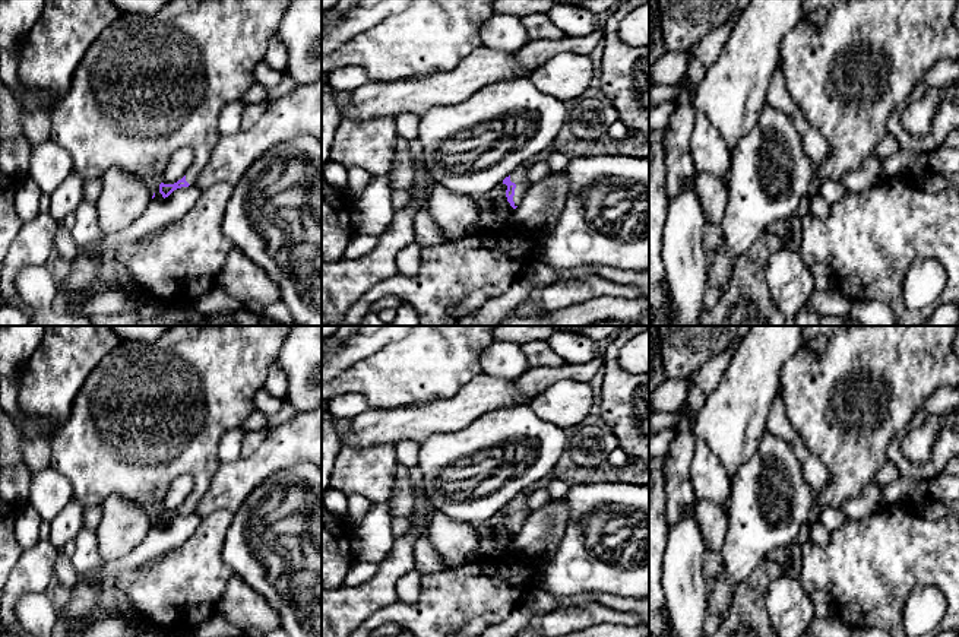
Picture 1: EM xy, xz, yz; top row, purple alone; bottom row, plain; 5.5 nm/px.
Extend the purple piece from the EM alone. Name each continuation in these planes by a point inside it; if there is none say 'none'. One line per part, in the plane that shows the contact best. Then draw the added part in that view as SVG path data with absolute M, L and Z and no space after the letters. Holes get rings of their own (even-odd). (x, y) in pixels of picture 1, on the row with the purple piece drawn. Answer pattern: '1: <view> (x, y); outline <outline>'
1: xz (519, 176); outline M525 165L519 167L513 174L510 174L510 181L516 184L513 202L519 206L525 197L528 188L532 186L526 178L528 168Z

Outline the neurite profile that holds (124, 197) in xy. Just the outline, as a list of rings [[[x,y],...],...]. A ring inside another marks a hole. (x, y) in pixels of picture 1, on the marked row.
[[[111,167],[101,177],[102,191],[96,202],[99,226],[104,234],[115,234],[133,225],[146,210],[155,190],[136,172]]]

